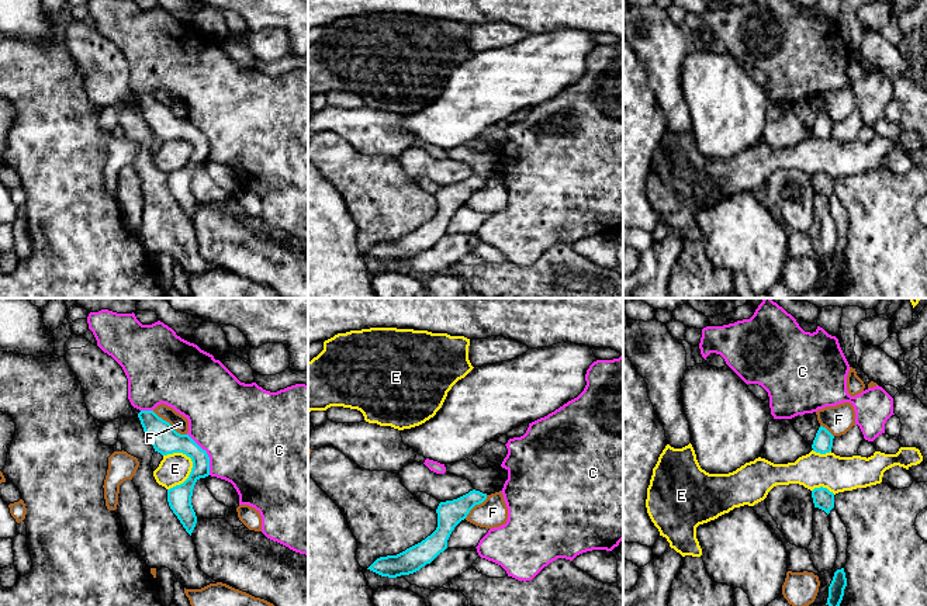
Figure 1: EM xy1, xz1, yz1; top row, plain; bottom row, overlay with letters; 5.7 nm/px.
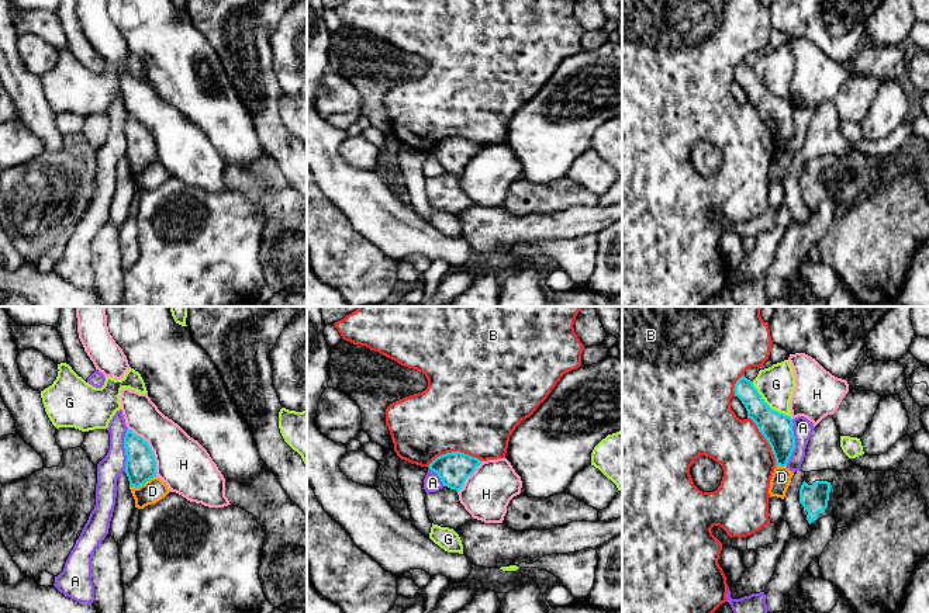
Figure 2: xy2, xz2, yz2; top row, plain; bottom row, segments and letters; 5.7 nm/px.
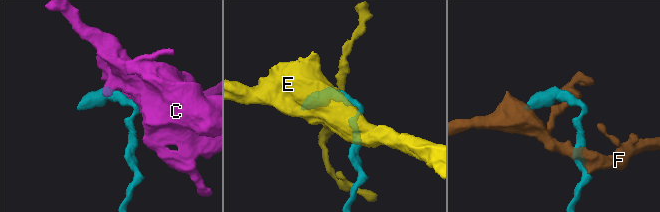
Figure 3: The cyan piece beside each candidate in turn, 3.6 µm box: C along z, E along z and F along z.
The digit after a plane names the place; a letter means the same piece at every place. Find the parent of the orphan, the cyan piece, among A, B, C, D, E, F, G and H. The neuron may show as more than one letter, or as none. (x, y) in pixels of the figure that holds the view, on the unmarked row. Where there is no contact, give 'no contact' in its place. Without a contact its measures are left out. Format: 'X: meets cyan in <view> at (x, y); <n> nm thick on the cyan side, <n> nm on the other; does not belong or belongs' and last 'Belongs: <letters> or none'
A: meets cyan in yz2 at (794, 128); 180 nm thick on the cyan side, 110 nm on the other; does not belong
B: meets cyan in xz2 at (453, 137); 180 nm thick on the cyan side, 480 nm on the other; does not belong
C: meets cyan in xy1 at (207, 139); 160 nm thick on the cyan side, 500 nm on the other; does not belong
D: meets cyan in xy2 at (142, 169); 180 nm thick on the cyan side, 140 nm on the other; does not belong
E: meets cyan in xy1 at (190, 159); 160 nm thick on the cyan side, 180 nm on the other; does not belong
F: meets cyan in xy1 at (169, 108); 160 nm thick on the cyan side, 90 nm on the other; does not belong
G: meets cyan in yz2 at (766, 89); 180 nm thick on the cyan side, 220 nm on the other; does not belong
H: meets cyan in xy2 at (151, 135); 180 nm thick on the cyan side, 300 nm on the other; does not belong
Belongs: none

